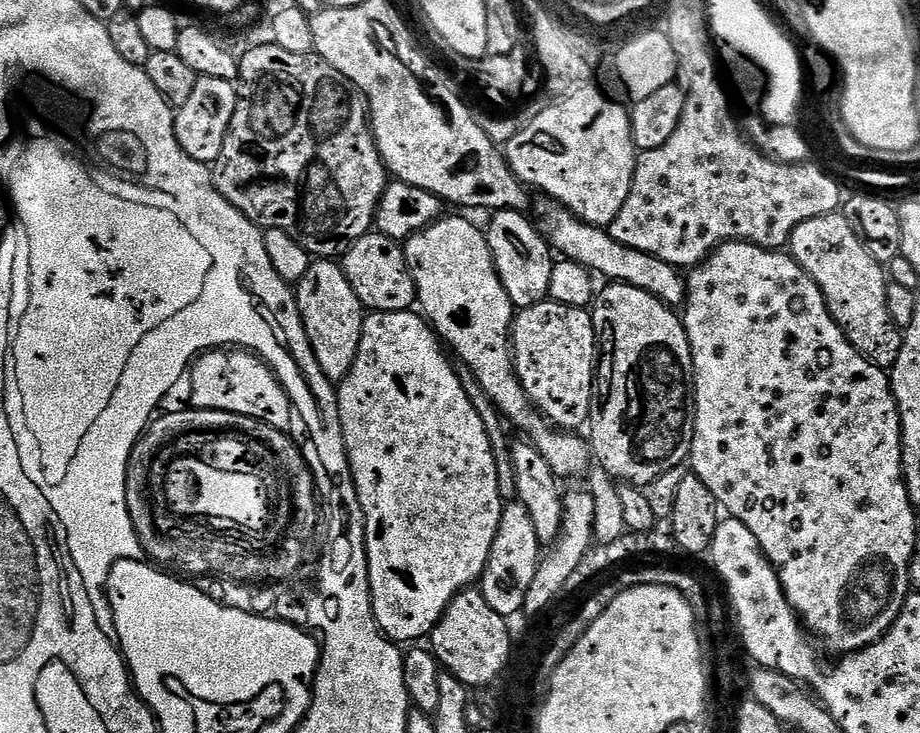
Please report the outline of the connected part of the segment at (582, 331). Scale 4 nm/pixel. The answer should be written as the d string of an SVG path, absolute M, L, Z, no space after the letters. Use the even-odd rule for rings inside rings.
M551 298L541 301L540 304L532 305L529 308L521 308L515 313L512 321L512 361L516 363L516 376L520 380L520 384L526 390L526 394L532 400L532 403L544 413L545 417L553 425L559 426L564 430L580 430L580 427L589 423L590 417L594 412L594 404L592 408L592 383L595 385L598 380L598 337L596 335L596 327L592 321L592 313L587 308L575 308L574 306L562 306L556 304Z

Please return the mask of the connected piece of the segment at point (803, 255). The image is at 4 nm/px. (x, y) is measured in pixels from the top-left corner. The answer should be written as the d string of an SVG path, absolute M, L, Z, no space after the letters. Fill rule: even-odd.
M833 214L810 218L806 222L802 222L792 235L790 254L822 290L828 312L834 318L836 325L844 331L844 337L879 368L891 369L900 353L902 332L890 318L890 310L886 310L886 290L890 280L886 275L885 265L874 259L870 250L866 250L866 246L858 238L858 234L854 234L854 226L850 226L847 218L842 214Z

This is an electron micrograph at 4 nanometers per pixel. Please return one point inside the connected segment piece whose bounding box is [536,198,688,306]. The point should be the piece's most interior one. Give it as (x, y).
(589, 244)

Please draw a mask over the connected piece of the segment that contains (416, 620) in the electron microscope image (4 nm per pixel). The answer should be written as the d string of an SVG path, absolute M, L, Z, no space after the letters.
M369 311L364 318L358 358L354 360L354 366L348 377L339 381L336 394L349 470L352 472L353 484L365 518L365 550L369 562L369 594L372 598L374 618L381 632L393 642L401 642L400 640L420 642L423 641L420 640L423 636L424 639L431 637L432 631L436 629L436 623L448 609L449 602L459 592L473 587L479 581L486 570L486 562L490 558L490 550L498 534L498 522L502 518L506 503L499 494L498 466L495 465L495 456L491 450L490 438L487 437L486 426L483 425L482 418L479 417L478 411L474 410L473 403L463 390L457 369L448 361L447 355L449 356L449 353L442 347L431 323L419 311Z

